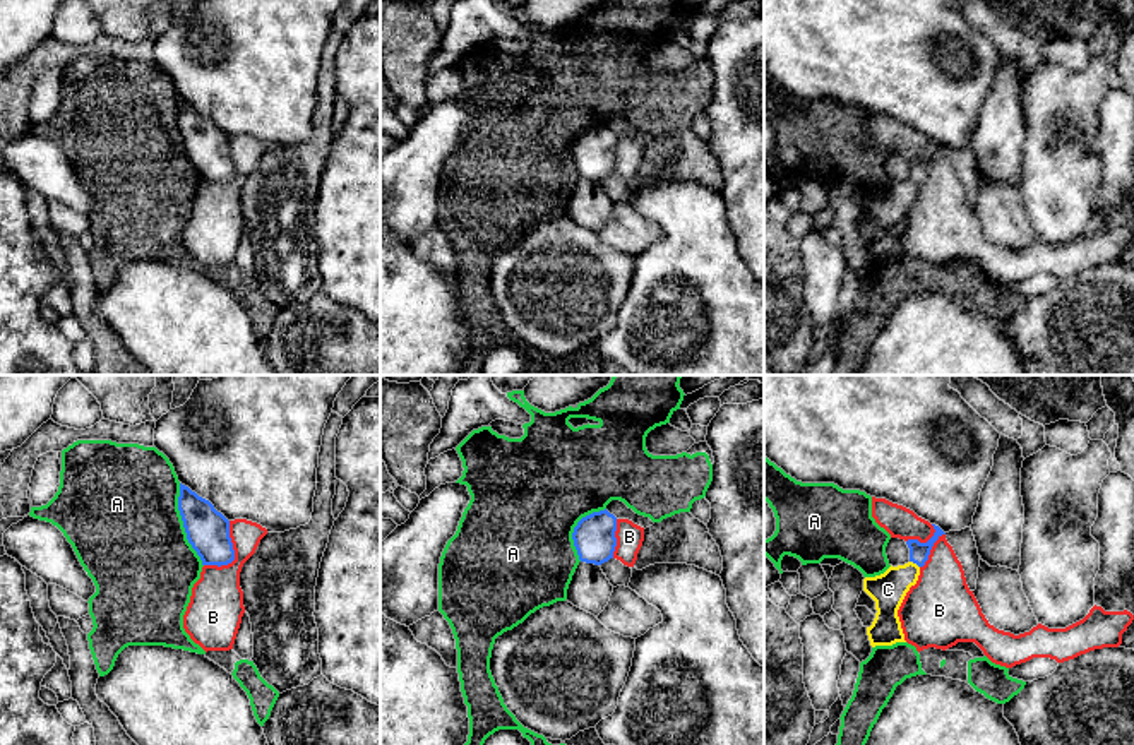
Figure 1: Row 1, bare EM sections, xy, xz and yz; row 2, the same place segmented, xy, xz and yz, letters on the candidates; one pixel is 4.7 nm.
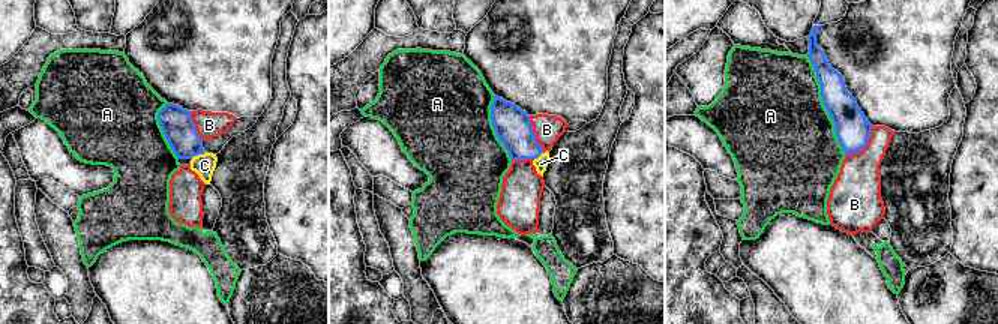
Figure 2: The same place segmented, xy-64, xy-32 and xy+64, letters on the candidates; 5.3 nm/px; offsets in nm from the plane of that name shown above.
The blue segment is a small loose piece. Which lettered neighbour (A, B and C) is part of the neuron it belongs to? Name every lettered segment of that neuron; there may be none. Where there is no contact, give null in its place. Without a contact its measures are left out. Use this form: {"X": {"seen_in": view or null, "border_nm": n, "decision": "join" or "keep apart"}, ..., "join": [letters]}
{"A": {"seen_in": "xy", "border_nm": 400, "decision": "keep apart"}, "B": {"seen_in": "xy", "border_nm": 240, "decision": "keep apart"}, "C": {"seen_in": "yz", "border_nm": 60, "decision": "join"}, "join": ["C"]}

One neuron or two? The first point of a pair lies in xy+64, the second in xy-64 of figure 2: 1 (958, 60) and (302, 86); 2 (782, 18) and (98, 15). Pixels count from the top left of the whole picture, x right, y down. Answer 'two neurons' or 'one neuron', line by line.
1: two neurons
2: one neuron

